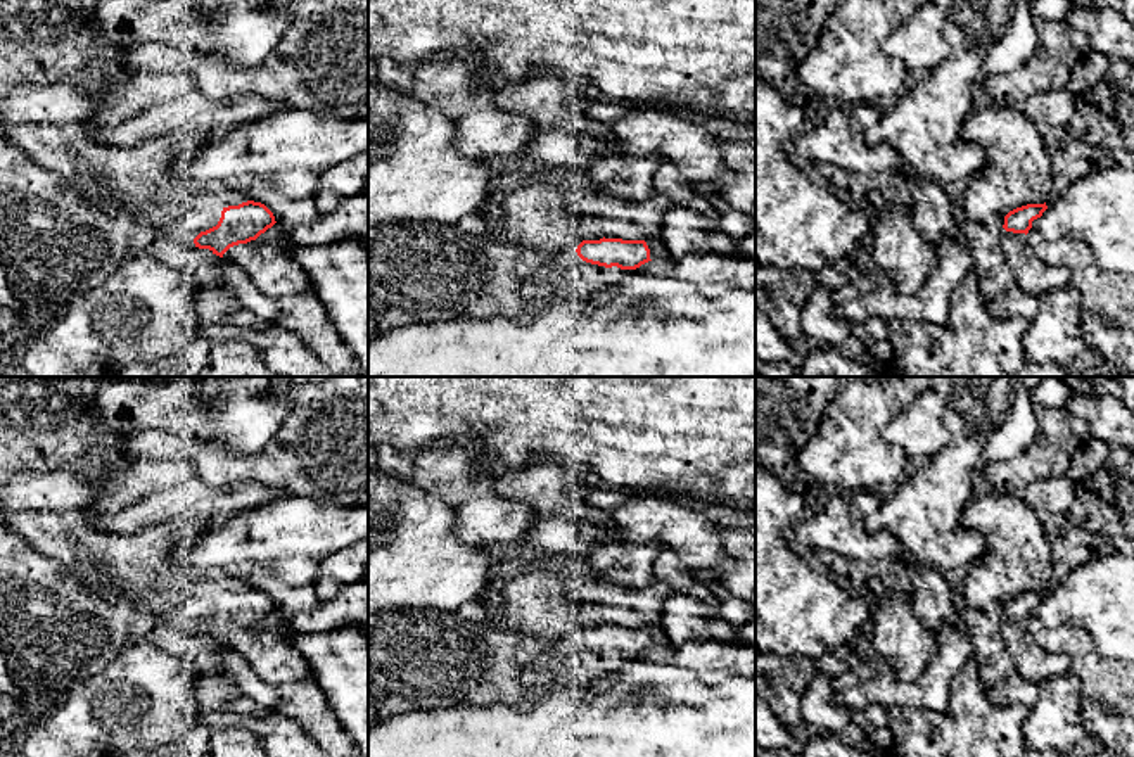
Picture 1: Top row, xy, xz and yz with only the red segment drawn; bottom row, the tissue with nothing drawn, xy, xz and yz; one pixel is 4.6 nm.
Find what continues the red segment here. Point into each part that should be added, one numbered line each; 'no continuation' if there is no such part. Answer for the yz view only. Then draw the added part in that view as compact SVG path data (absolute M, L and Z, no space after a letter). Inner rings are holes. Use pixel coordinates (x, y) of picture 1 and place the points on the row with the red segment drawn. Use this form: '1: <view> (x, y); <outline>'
1: yz (1036, 277); M1003 232L1001 247L1015 271L1020 287L1035 297L1070 285L1070 271L1065 266L1046 264L1032 249L1025 233Z

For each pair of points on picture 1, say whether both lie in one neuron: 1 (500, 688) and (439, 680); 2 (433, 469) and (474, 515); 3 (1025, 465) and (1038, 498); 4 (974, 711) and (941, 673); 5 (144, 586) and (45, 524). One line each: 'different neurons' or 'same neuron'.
1: same neuron
2: same neuron
3: different neurons
4: different neurons
5: same neuron

